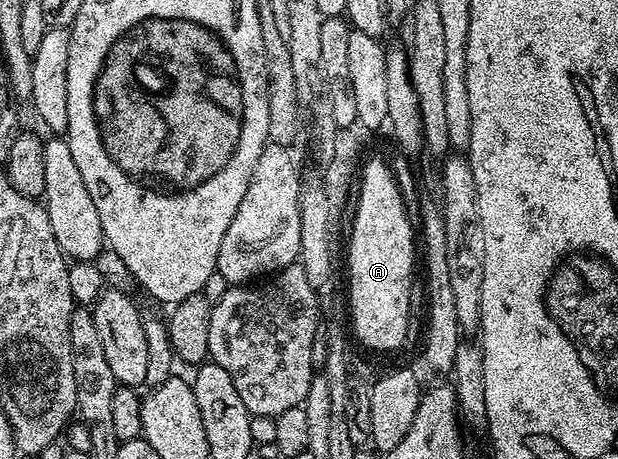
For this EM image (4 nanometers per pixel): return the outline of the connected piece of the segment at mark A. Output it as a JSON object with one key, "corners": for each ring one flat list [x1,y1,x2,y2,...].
{"corners":[[365,161,362,173,358,178,358,192,360,188,360,199,356,202,356,219,352,222,352,239,348,242,348,306,352,309,351,333,356,333,356,338,364,346,372,350,396,350,400,345,408,342,408,313,410,312,410,300,414,296,412,290,412,238,414,242,414,222,404,205,404,197,400,195,400,186,396,182,396,176,391,165,384,162]]}

